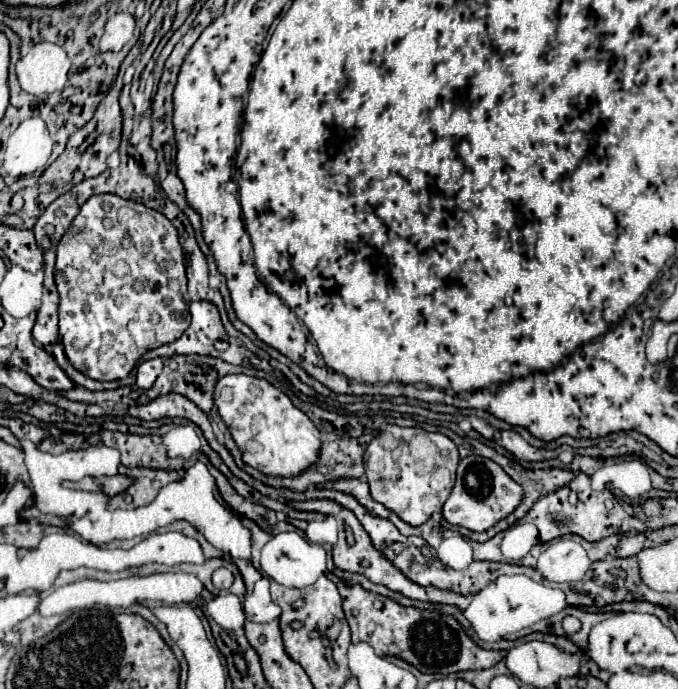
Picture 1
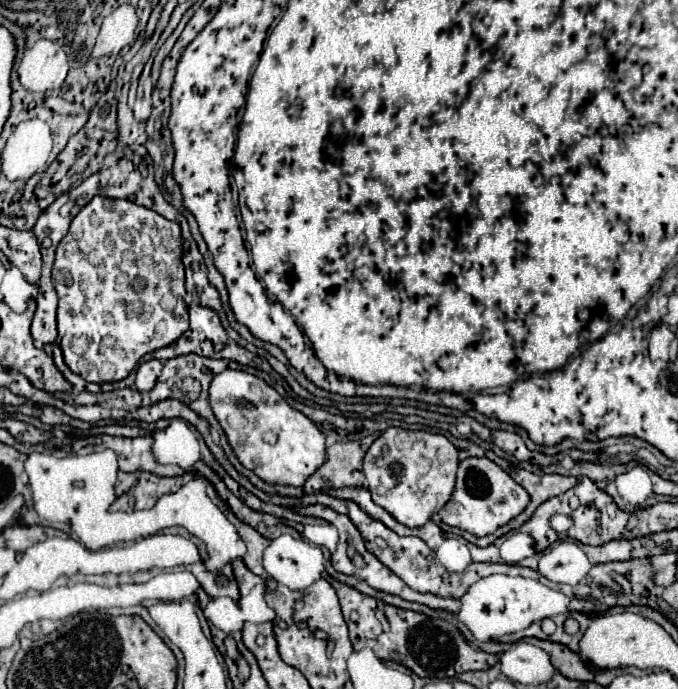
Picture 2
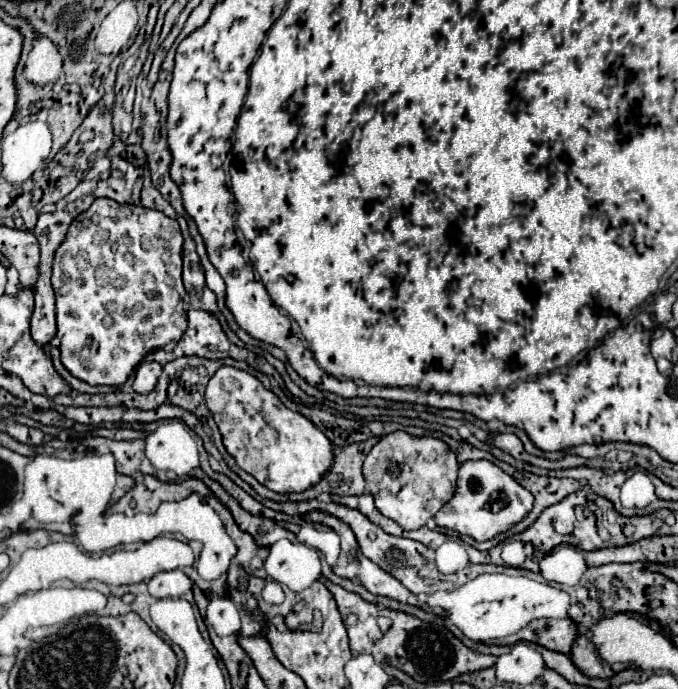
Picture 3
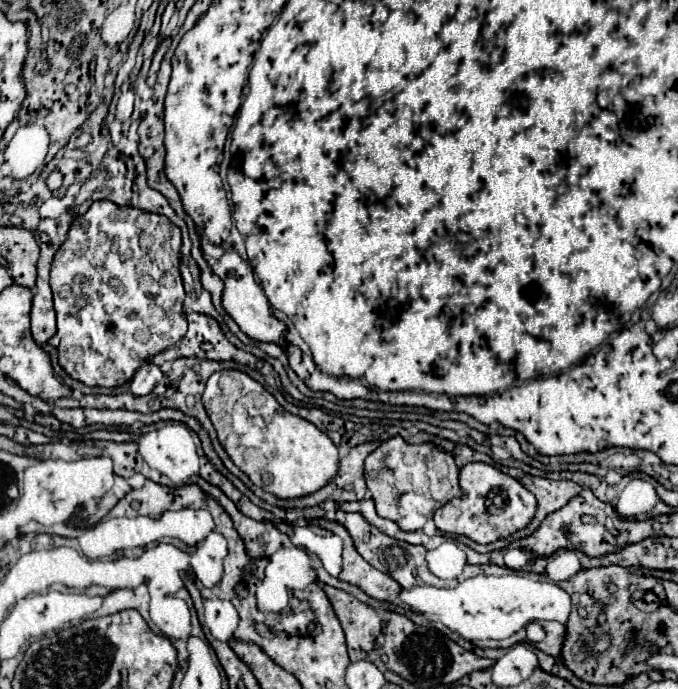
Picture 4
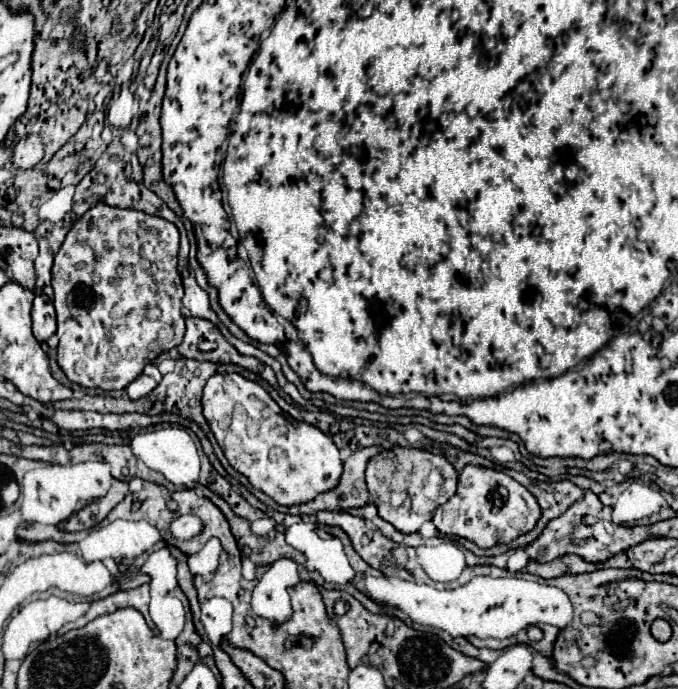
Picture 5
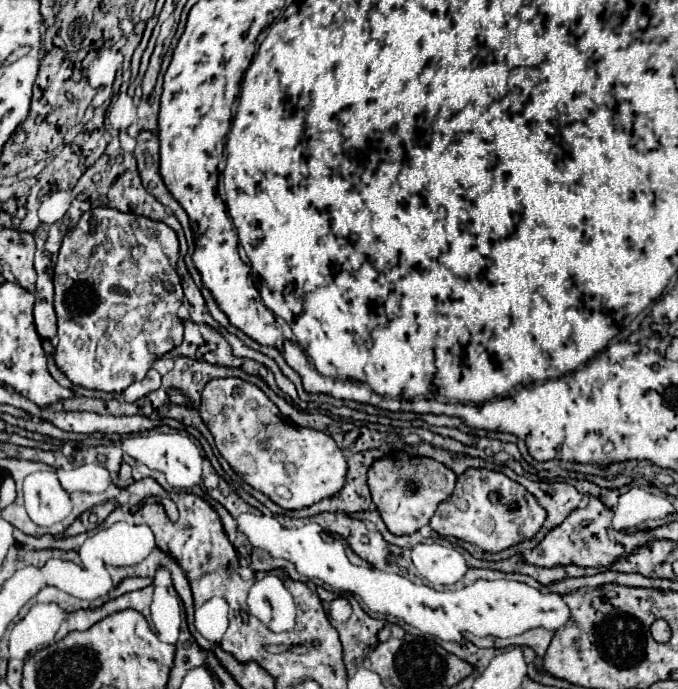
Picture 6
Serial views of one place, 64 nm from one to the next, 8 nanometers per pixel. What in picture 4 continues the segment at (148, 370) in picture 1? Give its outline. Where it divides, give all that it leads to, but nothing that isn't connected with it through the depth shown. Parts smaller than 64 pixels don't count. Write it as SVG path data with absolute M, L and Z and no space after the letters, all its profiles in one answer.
M146 362L144 366L140 366L140 370L134 374L132 382L130 382L130 392L134 396L146 396L154 390L154 386L162 380L162 372L156 364L152 362Z

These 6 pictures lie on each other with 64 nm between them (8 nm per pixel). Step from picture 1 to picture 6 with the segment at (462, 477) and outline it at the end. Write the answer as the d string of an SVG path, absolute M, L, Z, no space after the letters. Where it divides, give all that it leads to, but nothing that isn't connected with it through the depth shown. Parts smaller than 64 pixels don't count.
M468 468L462 476L458 476L452 496L438 506L430 520L430 528L440 536L454 536L486 552L502 552L510 546L534 538L544 520L544 508L540 508L530 492L524 492L524 486L510 480L502 472Z

